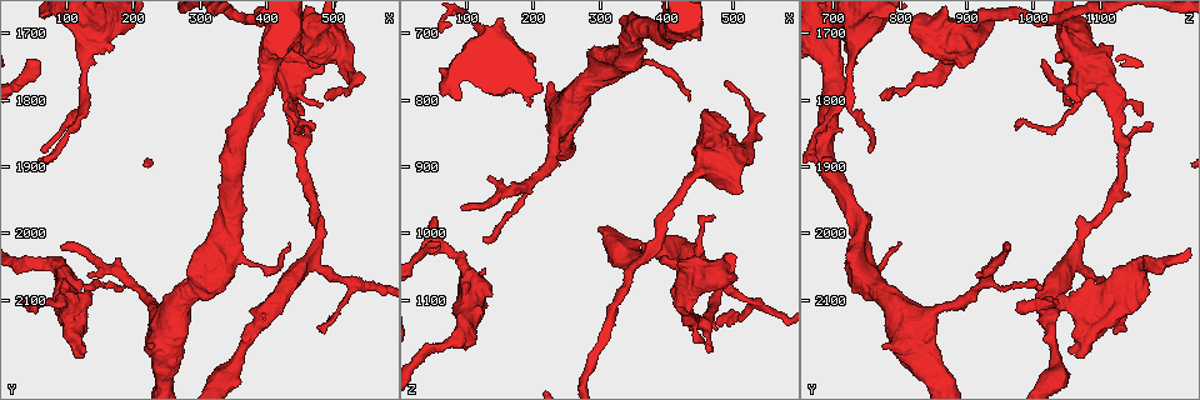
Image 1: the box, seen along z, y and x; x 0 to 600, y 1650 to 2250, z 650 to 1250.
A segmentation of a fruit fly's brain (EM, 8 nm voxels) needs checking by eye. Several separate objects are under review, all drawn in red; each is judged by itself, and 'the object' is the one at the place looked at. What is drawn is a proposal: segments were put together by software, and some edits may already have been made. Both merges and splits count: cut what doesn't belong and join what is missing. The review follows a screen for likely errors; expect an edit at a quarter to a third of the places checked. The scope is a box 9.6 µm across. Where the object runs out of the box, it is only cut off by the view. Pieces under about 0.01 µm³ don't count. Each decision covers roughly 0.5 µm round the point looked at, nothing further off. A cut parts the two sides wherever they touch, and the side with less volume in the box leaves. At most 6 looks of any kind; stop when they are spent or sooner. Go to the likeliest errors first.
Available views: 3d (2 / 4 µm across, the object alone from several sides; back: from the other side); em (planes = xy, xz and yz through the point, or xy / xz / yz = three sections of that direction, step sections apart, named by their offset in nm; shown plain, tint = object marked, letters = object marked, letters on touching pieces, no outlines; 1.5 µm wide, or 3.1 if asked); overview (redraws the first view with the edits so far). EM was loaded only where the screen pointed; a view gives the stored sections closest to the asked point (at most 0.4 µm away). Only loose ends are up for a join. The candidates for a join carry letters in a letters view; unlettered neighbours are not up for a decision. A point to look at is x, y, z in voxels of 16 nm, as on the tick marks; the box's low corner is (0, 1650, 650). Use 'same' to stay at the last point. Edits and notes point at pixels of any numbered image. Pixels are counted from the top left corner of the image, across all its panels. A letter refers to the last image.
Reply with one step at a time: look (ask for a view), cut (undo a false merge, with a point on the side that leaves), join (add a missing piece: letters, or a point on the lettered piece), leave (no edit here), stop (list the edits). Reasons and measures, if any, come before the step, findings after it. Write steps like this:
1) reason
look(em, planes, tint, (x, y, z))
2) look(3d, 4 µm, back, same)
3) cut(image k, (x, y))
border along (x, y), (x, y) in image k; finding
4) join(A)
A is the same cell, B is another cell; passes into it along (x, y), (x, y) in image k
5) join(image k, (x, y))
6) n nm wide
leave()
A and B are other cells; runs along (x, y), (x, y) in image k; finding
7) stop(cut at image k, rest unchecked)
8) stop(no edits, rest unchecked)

free end
look(em, yz, step 8, letters, (460, 1825, 1165))

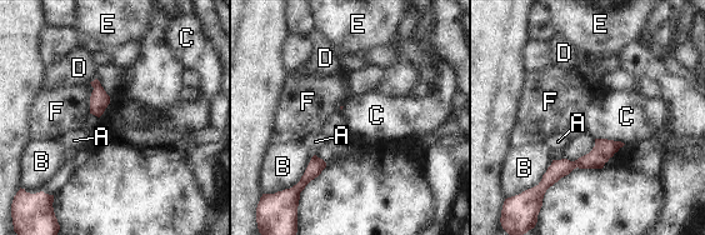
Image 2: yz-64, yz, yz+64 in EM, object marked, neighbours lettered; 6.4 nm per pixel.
cut it another way
look(em, planes, letters, same)

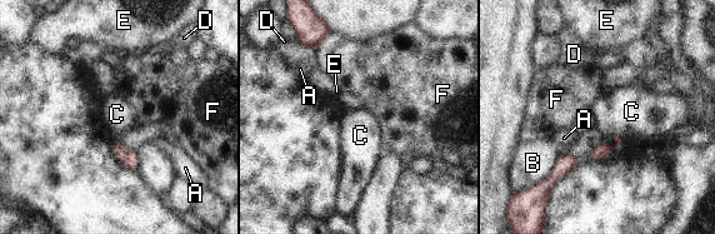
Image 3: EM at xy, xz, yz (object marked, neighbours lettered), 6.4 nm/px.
B touches over 220 nm
leave()
A, B, C, D, E and F are other cells; border along (613, 135), (623, 138) in image 3; no lettered piece goes on from it

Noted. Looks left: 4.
free end
look(em, xz, step 4, tint, (230, 2175, 775))

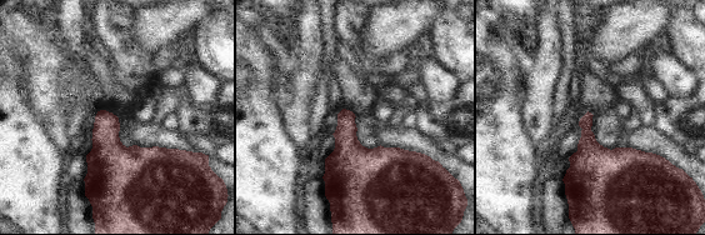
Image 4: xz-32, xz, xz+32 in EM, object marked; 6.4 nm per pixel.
look(em, planes, letters, same)

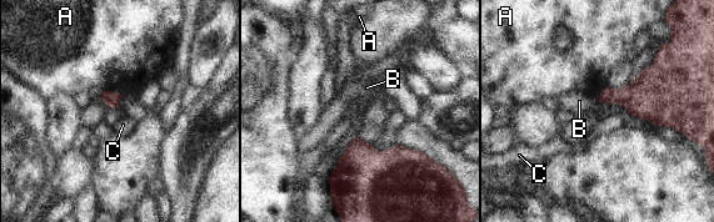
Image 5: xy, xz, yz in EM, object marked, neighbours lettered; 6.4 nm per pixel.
leave()
A, B and C are other cells; border along (597, 96), (600, 102) in image 5; no lettered piece goes on from it

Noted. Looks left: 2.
thick turns thin
look(em, planes, plain, (390, 2140, 1025))

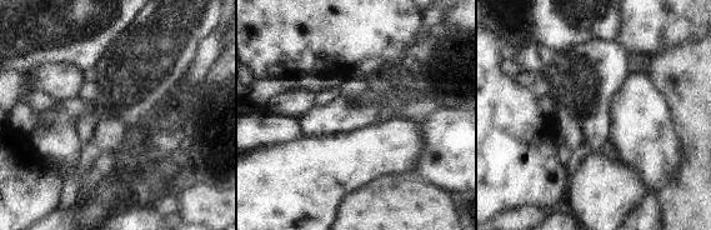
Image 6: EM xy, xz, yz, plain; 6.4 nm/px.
look(em, planes, letters, same)

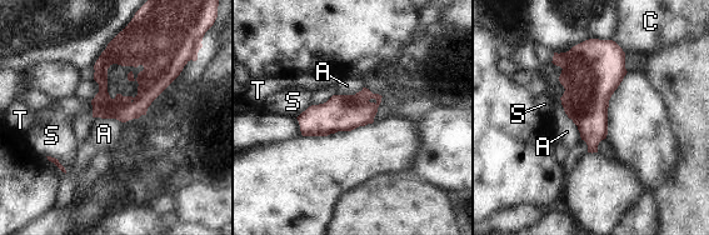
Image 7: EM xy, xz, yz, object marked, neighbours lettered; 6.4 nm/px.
leave()
A, C, S and T are other cells; border along (559, 98), (582, 139) in image 7; one cell here

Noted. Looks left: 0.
stop(no edits, rest unchecked)

